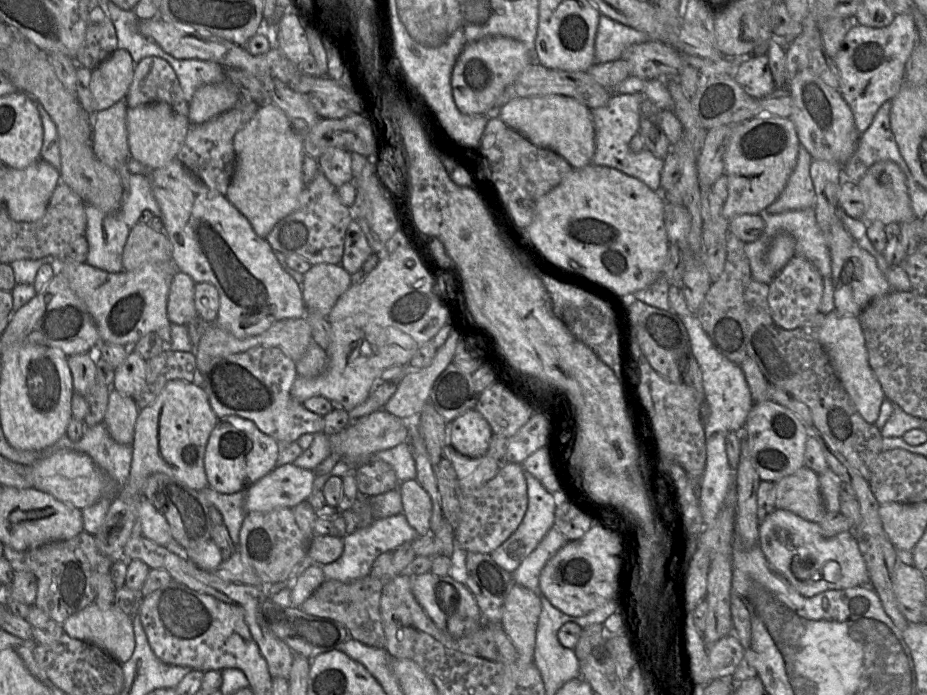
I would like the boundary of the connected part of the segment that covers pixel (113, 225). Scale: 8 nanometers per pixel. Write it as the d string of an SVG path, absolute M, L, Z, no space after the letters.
M148 174L130 175L129 190L124 194L120 209L114 213L105 213L91 204L86 204L87 224L84 237L88 242L89 250L85 263L110 273L123 271L122 254L125 243L130 230L139 222L139 217L144 210L149 210L155 217L162 219L162 211L153 195Z

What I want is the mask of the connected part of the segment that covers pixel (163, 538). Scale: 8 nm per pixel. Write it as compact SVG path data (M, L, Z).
M145 497L138 506L137 519L141 523L142 535L159 546L177 543L164 517Z

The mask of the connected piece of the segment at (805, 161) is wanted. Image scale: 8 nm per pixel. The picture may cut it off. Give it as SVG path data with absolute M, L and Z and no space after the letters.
M800 146L796 166L777 200L766 209L770 214L814 208L815 188L810 175L813 160L804 146Z

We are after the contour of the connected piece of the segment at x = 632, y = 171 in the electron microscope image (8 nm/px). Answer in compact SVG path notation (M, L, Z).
M642 93L613 94L604 106L590 109L596 144L591 163L617 169L639 179L652 191L662 193L661 174L664 160L646 148L640 152L632 152L629 148L630 140L639 131L639 107L644 97Z

